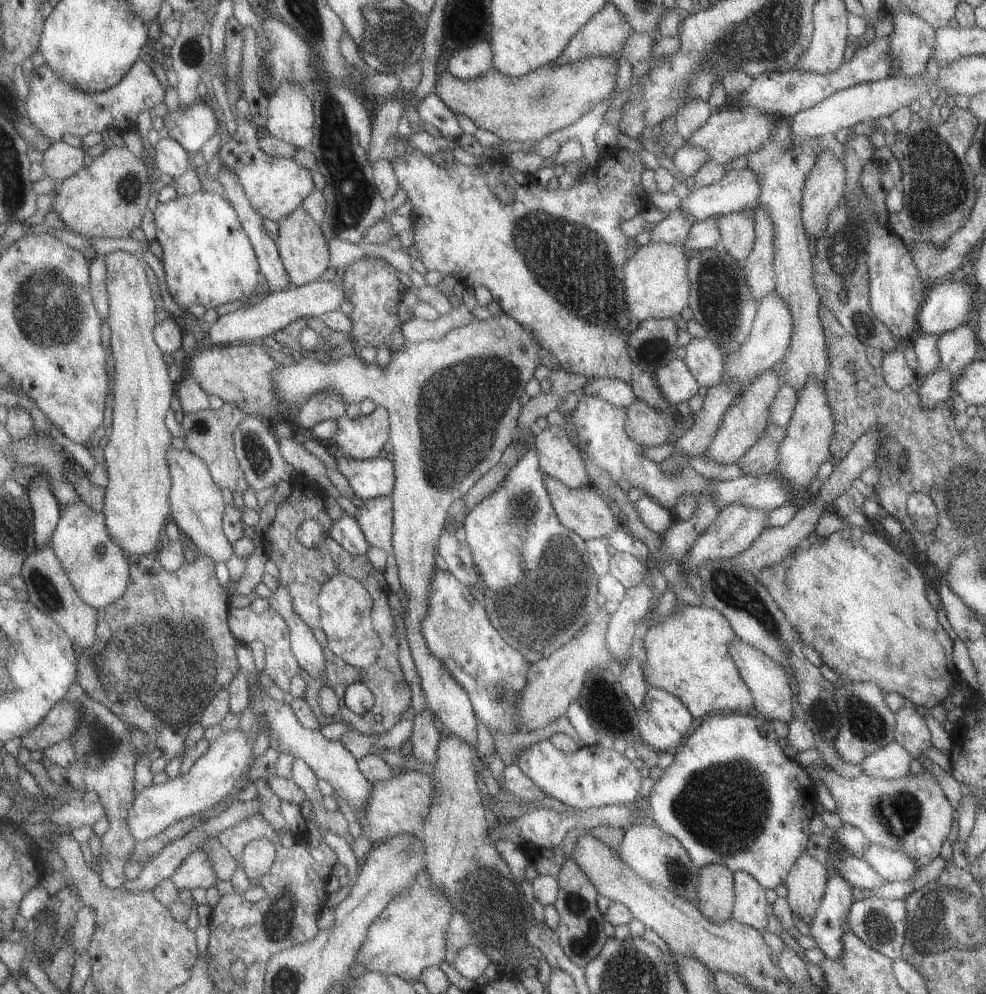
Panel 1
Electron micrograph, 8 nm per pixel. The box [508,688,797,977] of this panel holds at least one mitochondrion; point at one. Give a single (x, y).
(725, 809)

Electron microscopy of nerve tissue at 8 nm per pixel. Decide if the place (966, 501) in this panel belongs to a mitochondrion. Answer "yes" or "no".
yes

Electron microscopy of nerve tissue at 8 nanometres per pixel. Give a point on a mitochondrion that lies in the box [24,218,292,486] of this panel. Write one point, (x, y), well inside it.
(256, 454)

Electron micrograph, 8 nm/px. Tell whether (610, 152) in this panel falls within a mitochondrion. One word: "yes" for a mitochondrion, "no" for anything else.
no

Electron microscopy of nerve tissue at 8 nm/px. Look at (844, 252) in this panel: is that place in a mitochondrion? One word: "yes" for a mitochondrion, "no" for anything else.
yes

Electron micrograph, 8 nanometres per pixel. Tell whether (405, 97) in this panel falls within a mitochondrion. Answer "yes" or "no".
no

